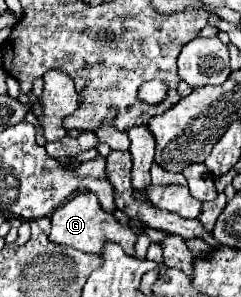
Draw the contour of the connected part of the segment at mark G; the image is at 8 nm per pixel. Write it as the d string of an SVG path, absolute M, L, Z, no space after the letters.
M80 192L76 194L72 200L68 200L62 208L58 208L52 216L52 232L50 232L50 240L56 242L56 244L64 244L64 246L70 246L74 250L80 250L80 252L86 252L86 254L102 254L104 250L104 244L106 242L114 242L114 244L120 244L122 250L128 254L128 256L134 256L134 244L136 244L136 234L120 224L112 214L104 212L98 204L98 198L92 194L92 192Z

